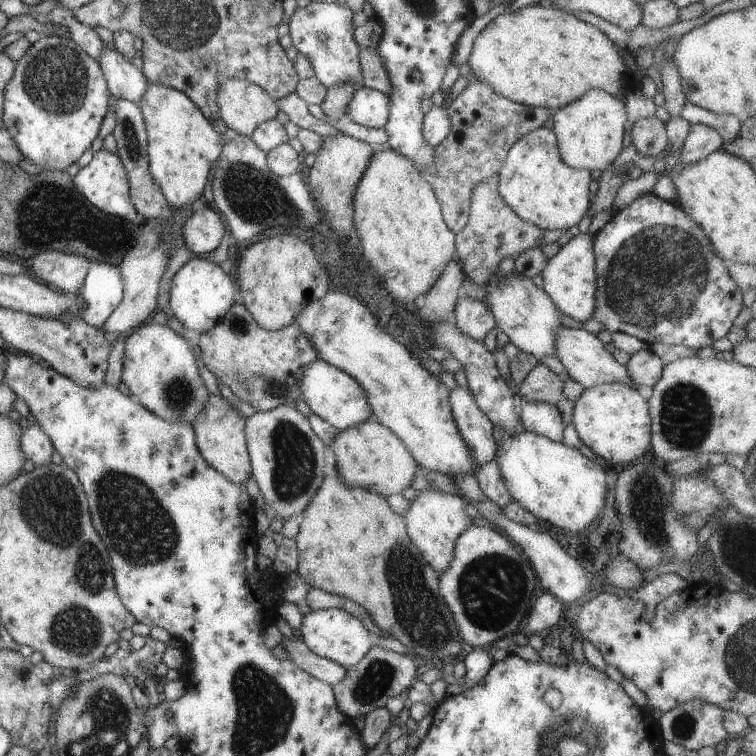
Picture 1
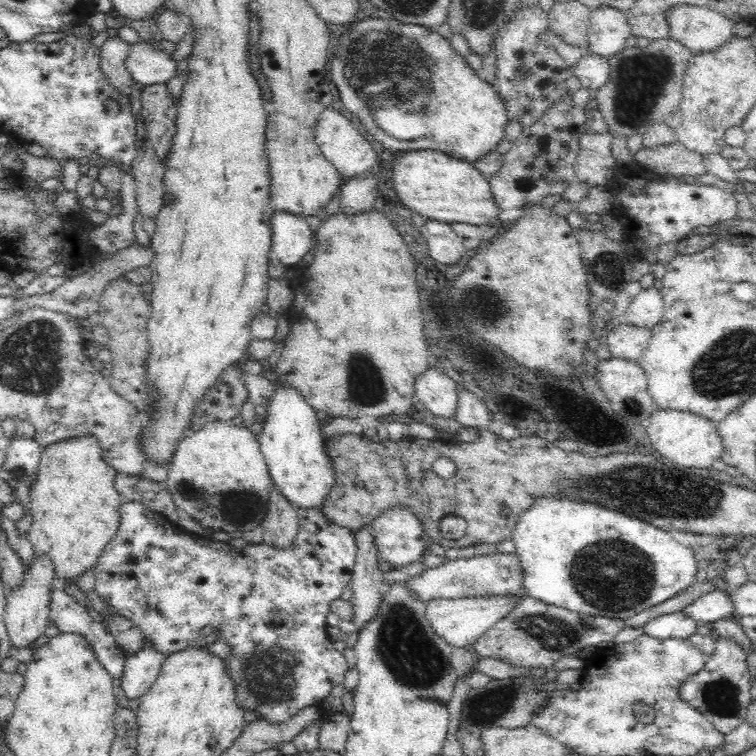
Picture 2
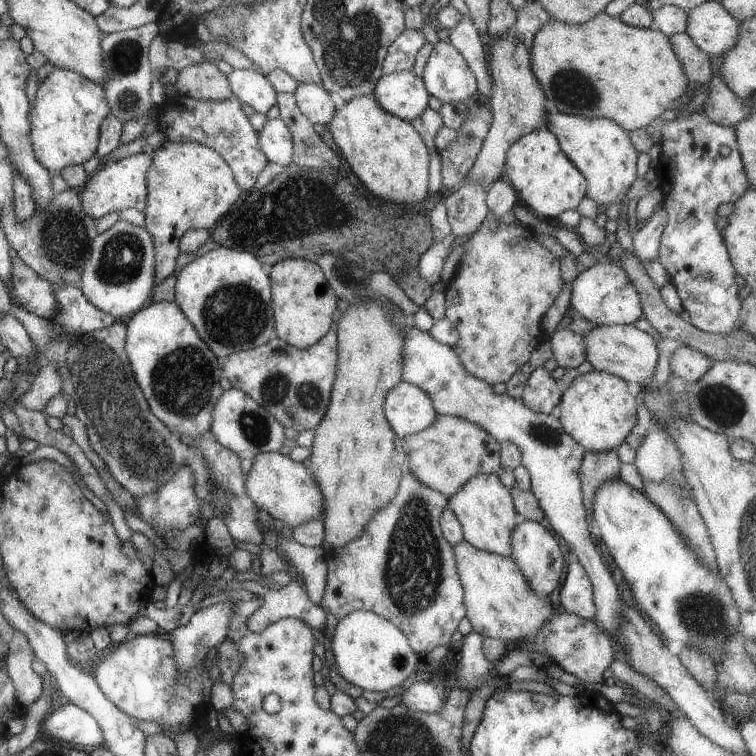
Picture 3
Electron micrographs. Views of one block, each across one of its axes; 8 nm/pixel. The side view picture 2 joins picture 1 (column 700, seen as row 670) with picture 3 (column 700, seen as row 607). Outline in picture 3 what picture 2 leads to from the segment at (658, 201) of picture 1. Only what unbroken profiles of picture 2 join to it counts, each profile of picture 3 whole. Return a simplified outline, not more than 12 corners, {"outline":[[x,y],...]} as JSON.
{"outline":[[734,127],[662,128],[659,262],[711,334],[737,330],[717,210],[749,189]]}

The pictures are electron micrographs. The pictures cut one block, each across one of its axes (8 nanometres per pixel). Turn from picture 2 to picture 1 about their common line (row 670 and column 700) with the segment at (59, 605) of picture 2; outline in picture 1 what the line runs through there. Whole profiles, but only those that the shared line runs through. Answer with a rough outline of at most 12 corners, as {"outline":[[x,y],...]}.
{"outline":[[684,102],[681,117],[714,128],[723,145],[734,142],[741,119]]}

